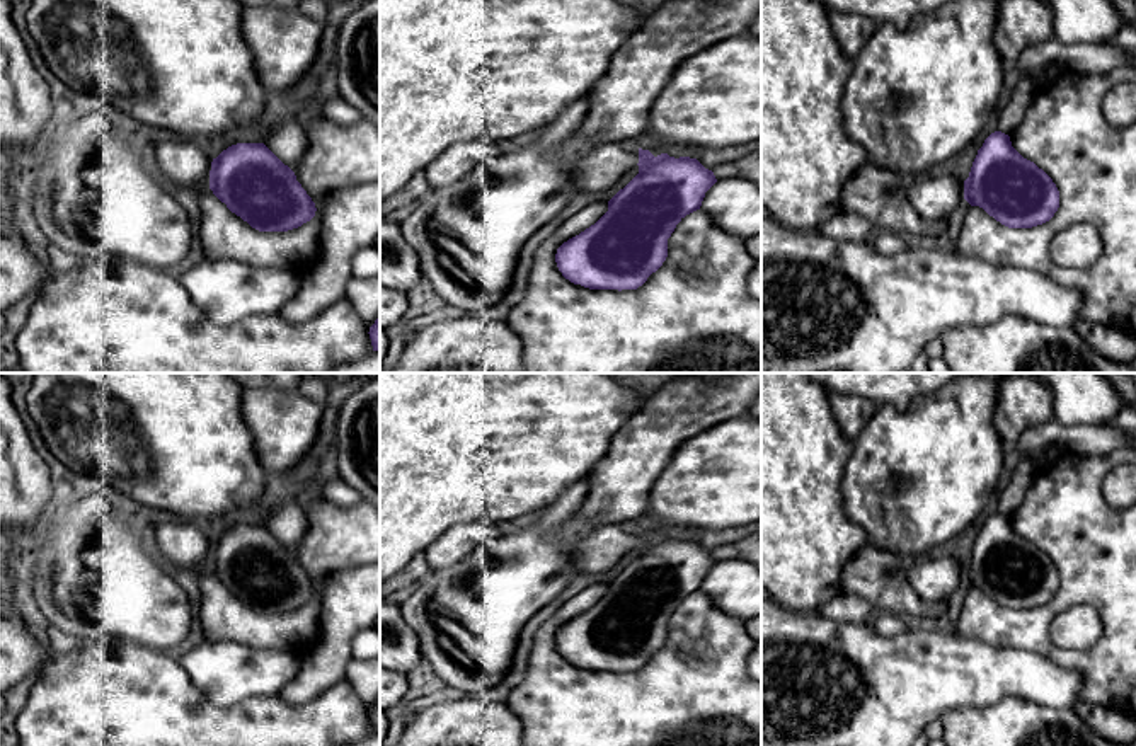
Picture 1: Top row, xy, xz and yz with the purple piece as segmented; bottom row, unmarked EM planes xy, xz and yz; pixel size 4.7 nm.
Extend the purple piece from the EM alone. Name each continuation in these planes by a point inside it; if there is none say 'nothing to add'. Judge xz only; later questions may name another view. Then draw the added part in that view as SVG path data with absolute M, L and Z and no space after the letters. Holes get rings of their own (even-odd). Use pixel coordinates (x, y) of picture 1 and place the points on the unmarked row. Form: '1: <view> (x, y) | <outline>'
1: xz (598, 550) | M634 519L596 526L581 535L567 550L579 576L601 574L639 545L639 528Z

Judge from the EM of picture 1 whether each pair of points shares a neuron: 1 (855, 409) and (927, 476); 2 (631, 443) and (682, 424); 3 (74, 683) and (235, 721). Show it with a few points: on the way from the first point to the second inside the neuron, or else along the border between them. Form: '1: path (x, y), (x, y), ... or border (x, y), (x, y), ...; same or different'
1: border (877, 406), (852, 441); different
2: path (642, 443), (663, 424), (670, 424); same
3: path (114, 721), (195, 721); same

